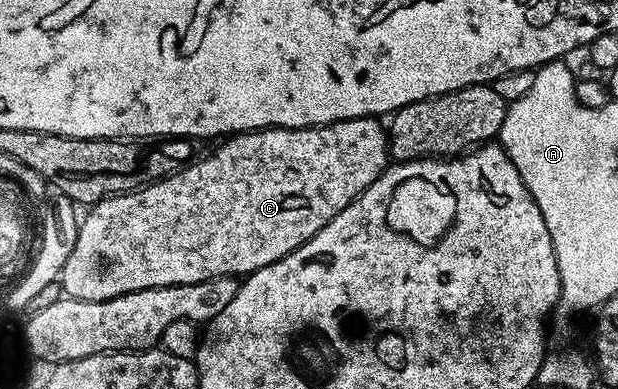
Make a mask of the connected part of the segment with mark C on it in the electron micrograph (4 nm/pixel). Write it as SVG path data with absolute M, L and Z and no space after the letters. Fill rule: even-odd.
M379 117L355 118L354 120L342 120L325 126L307 126L301 130L294 128L274 128L273 130L249 130L247 134L234 134L225 137L219 143L217 150L209 152L205 158L197 157L188 163L183 170L177 170L169 178L159 178L157 182L149 182L147 186L141 186L138 190L128 190L125 194L115 194L96 202L87 211L88 215L80 218L80 231L78 240L74 244L74 252L70 252L70 260L62 268L58 279L63 293L70 298L78 300L110 300L114 296L126 296L130 292L138 292L146 288L162 288L163 286L181 286L182 284L198 284L209 282L212 278L236 278L247 276L258 268L266 268L266 264L274 264L282 260L290 252L297 250L306 240L310 240L342 208L349 206L359 194L390 165L388 153L388 131L385 123Z

